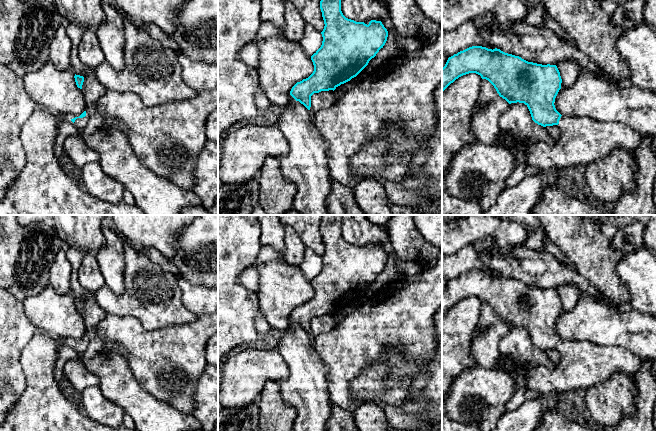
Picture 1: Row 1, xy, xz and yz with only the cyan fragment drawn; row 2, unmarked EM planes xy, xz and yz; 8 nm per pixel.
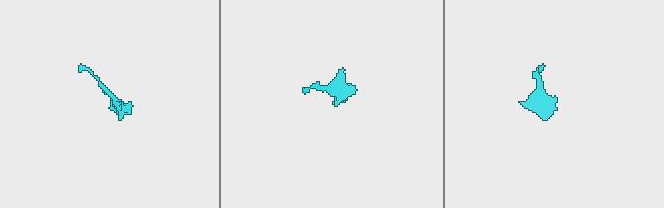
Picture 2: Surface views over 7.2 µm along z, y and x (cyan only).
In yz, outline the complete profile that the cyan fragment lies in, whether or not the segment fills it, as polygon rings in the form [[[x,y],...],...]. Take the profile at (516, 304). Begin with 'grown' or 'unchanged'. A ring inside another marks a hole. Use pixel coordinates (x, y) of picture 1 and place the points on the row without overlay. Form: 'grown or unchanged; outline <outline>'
grown; outline [[[472,270],[448,282],[442,292],[442,315],[469,297],[488,304],[509,328],[524,327],[538,349],[559,350],[561,360],[554,369],[542,365],[528,368],[503,354],[493,368],[521,372],[527,380],[526,389],[540,395],[573,389],[586,391],[616,372],[633,377],[644,361],[623,347],[561,339],[554,329],[562,307],[556,289],[528,286],[497,272]]]

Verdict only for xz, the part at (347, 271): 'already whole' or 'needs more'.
already whole

